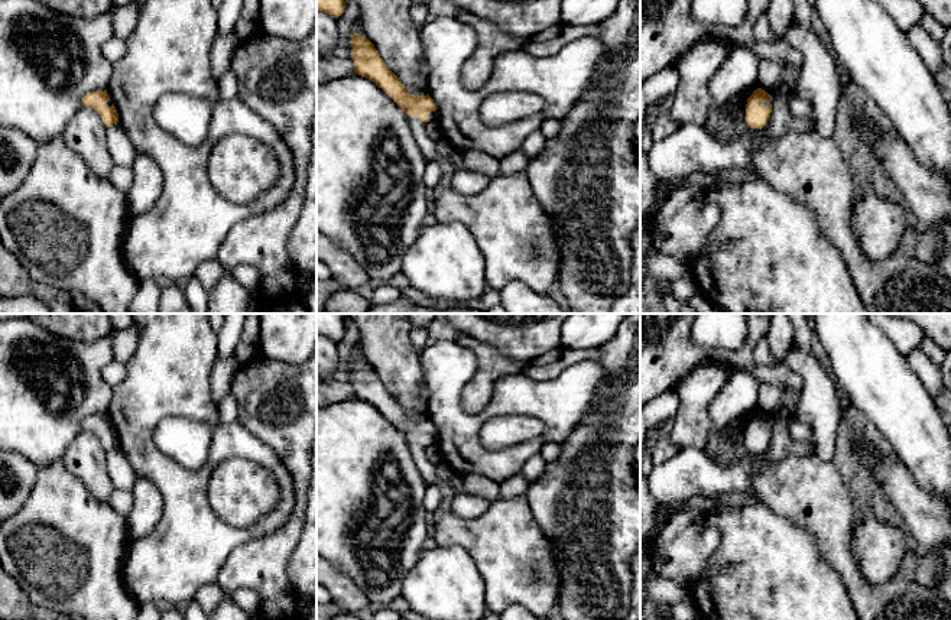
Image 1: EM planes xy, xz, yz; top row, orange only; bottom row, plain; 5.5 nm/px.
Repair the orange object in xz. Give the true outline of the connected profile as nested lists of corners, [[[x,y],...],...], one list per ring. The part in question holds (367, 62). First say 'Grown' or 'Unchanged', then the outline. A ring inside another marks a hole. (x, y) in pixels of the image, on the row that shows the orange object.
Grown. [[[364,35],[351,36],[351,56],[354,72],[371,79],[408,114],[412,134],[426,160],[436,160],[444,173],[454,173],[454,159],[439,152],[438,143],[429,137],[425,129],[425,124],[435,120],[436,116],[436,106],[429,94],[409,94]]]

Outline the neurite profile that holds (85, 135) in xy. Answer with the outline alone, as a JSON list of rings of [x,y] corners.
[[[82,106],[61,139],[97,176],[108,179],[116,165],[107,149],[107,127],[95,110]]]

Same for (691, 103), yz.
[[[707,38],[694,45],[676,64],[678,88],[671,97],[668,116],[679,126],[692,123],[705,130],[708,114],[715,107],[746,108],[747,98],[760,88],[756,82],[743,92],[736,92],[726,104],[717,104],[708,91],[708,81],[726,62],[734,46]]]

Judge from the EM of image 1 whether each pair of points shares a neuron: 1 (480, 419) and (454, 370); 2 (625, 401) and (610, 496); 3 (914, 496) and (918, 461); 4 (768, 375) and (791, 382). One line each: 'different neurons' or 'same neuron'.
1: same neuron
2: same neuron
3: different neurons
4: same neuron

